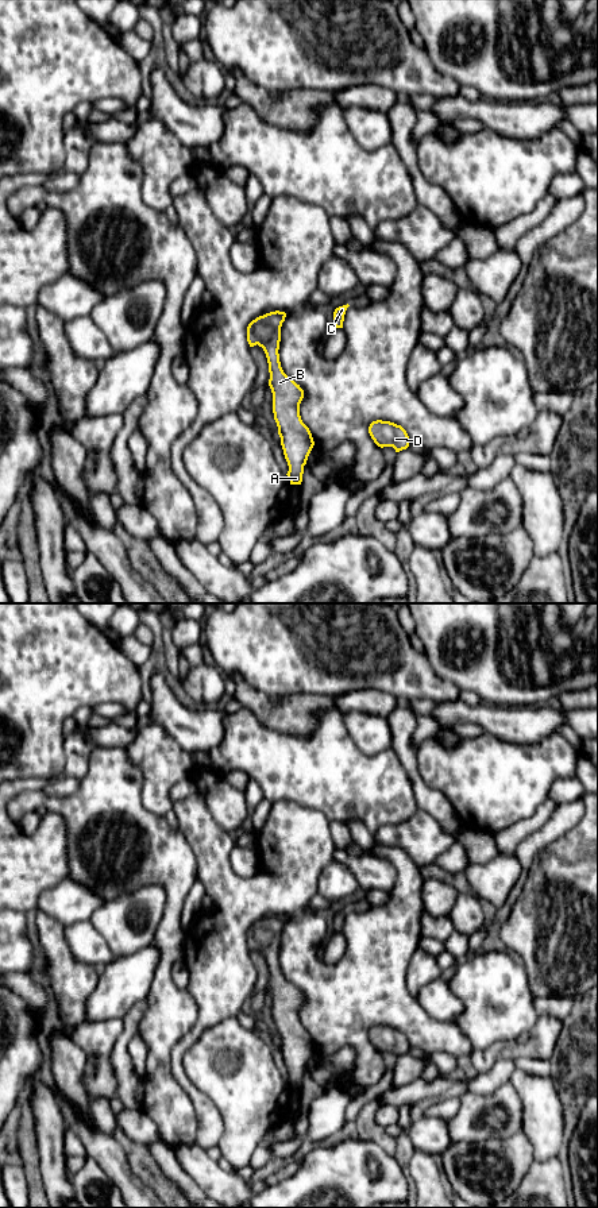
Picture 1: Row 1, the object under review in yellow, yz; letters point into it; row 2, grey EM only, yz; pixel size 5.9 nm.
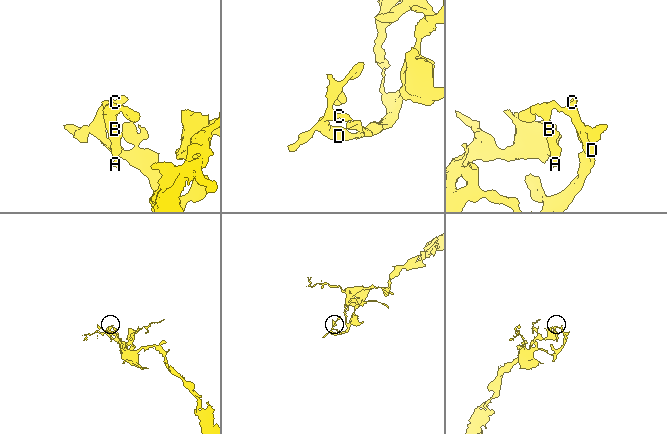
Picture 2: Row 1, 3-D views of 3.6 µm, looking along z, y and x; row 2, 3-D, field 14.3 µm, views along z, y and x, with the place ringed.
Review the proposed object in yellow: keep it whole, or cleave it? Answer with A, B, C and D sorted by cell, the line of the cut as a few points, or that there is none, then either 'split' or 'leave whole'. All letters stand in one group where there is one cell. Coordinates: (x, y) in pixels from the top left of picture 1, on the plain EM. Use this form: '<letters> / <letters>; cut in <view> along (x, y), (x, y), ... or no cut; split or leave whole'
A B C D; no cut; leave whole

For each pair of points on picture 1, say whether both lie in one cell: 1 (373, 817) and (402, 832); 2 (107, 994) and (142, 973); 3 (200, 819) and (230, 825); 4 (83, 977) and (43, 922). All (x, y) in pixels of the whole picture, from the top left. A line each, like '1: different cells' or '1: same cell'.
1: different cells
2: same cell
3: different cells
4: same cell

